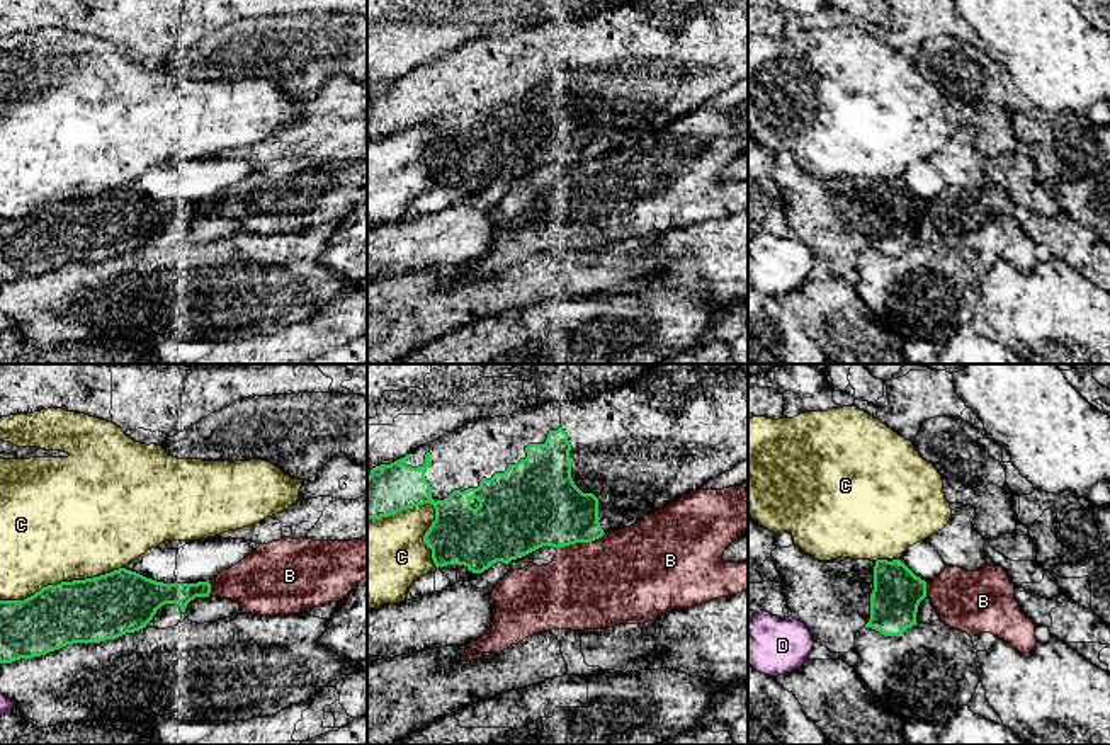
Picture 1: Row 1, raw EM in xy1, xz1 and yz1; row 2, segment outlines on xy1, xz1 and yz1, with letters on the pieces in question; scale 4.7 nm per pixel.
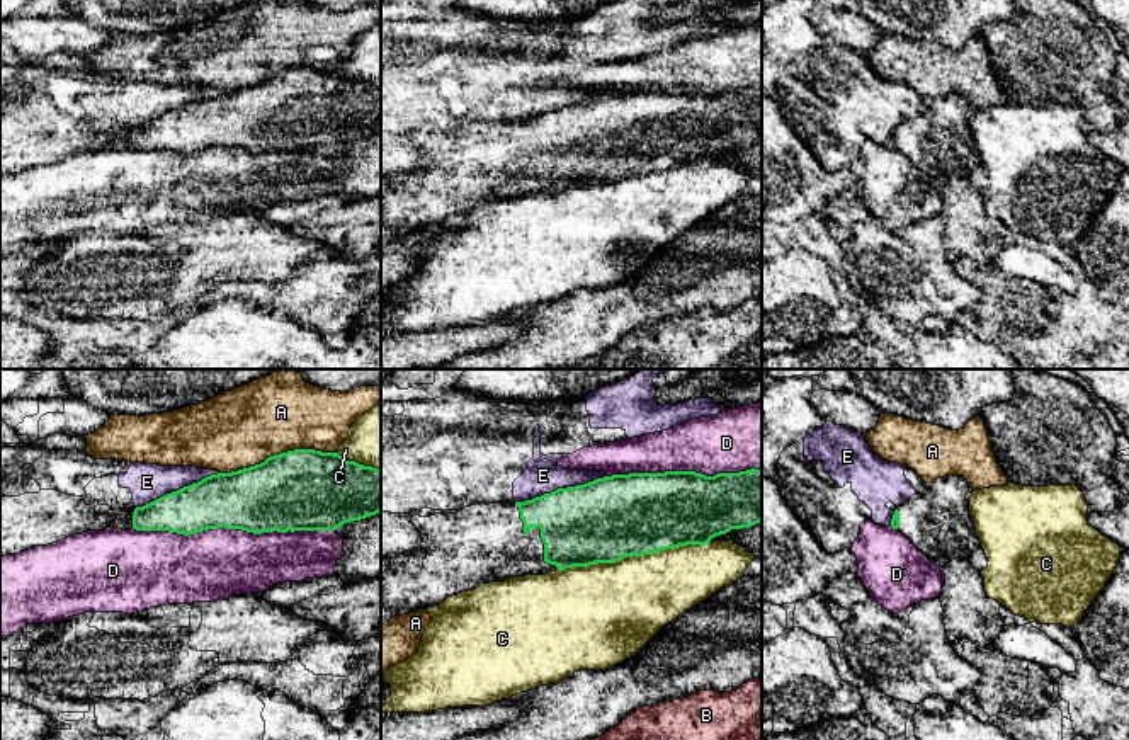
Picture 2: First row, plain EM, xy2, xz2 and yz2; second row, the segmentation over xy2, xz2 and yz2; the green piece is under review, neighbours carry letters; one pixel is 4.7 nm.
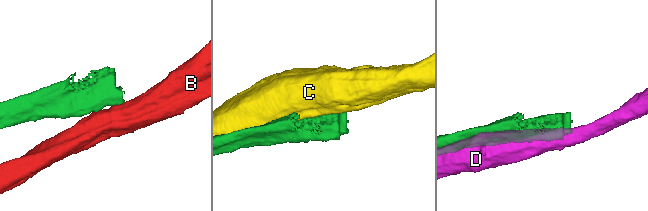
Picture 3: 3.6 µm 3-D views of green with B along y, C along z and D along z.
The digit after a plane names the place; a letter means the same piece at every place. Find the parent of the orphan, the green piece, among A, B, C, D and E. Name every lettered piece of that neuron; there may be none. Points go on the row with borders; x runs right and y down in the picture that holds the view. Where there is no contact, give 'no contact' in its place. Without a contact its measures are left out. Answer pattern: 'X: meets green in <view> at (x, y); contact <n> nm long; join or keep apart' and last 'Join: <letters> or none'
A: meets green in xy2 at (277, 455); contact 550 nm long; keep apart
B: meets green in xz1 at (582, 541); contact 220 nm long; keep apart
C: meets green in xz2 at (633, 555); contact 750 nm long; keep apart
D: meets green in xy2 at (233, 528); contact 950 nm long; keep apart
E: meets green in xz2 at (560, 489); contact 440 nm long; keep apart
Join: none

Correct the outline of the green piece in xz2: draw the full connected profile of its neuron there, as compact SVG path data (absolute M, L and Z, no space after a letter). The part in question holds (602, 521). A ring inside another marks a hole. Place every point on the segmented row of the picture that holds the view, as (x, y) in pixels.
M762 470L718 473L695 471L629 473L597 478L585 485L558 488L532 500L515 504L476 504L456 514L413 515L411 524L427 534L417 549L391 558L381 575L381 624L391 618L439 606L447 597L473 590L481 583L510 577L546 575L553 570L616 563L624 556L653 555L687 544L704 546L731 529L752 527L762 521Z

